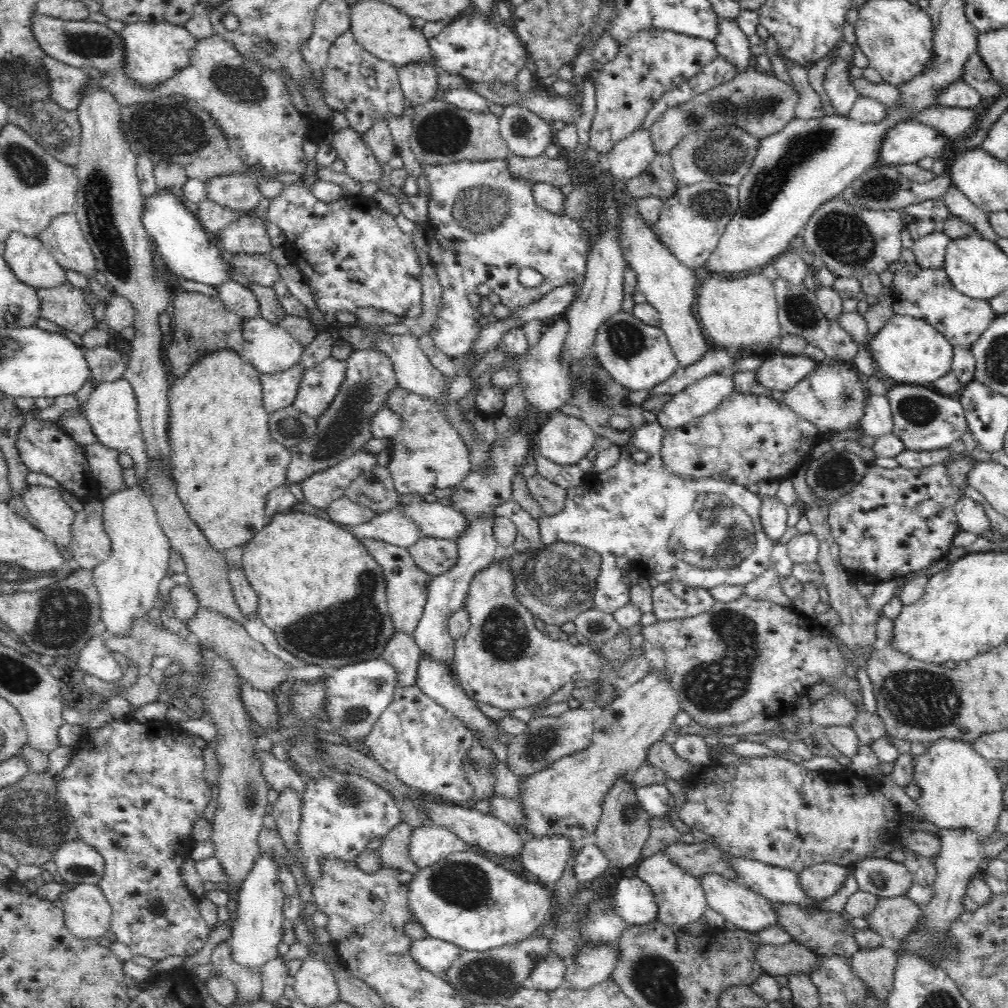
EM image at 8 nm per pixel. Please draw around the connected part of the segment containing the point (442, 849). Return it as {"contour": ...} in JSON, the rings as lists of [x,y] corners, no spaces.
{"contour":[[[418,826],[412,832],[410,840],[410,856],[416,868],[426,868],[434,862],[440,862],[448,854],[462,852],[468,848],[472,848],[468,842],[440,826]]]}

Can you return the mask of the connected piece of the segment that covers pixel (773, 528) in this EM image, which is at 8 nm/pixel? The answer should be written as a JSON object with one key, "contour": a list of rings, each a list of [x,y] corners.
{"contour":[[[778,496],[762,498],[762,526],[772,542],[780,542],[788,530],[788,506],[778,500]]]}

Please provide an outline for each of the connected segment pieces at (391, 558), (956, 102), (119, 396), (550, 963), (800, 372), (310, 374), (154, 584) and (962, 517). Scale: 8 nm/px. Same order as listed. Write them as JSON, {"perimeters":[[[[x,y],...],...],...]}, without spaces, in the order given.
{"perimeters":[[[[366,540],[362,542],[362,546],[366,546],[366,550],[374,556],[374,560],[384,568],[384,580],[386,580],[386,596],[388,596],[388,610],[392,614],[394,626],[396,630],[408,632],[410,636],[414,636],[414,630],[424,614],[426,602],[428,602],[428,592],[430,592],[430,582],[434,580],[432,574],[424,572],[416,560],[412,558],[408,548],[402,546],[390,546],[384,542],[374,542],[374,540]]],[[[964,78],[956,82],[948,82],[942,86],[938,96],[934,98],[934,106],[948,106],[948,108],[980,108],[982,94],[972,88]]],[[[120,378],[116,382],[96,384],[96,388],[90,394],[90,398],[88,398],[84,408],[86,408],[86,418],[88,418],[88,424],[90,424],[92,432],[94,432],[96,442],[106,446],[108,450],[116,450],[118,454],[132,456],[132,460],[136,464],[134,466],[136,474],[144,476],[144,480],[146,480],[146,468],[148,468],[150,456],[148,456],[148,446],[144,442],[144,434],[142,434],[136,392],[132,390],[130,382]]],[[[550,954],[536,964],[536,968],[530,974],[530,980],[534,984],[534,990],[550,992],[564,986],[564,978],[566,978],[564,974],[566,974],[566,964],[562,956]]],[[[772,356],[766,360],[764,368],[760,368],[756,374],[760,378],[760,384],[774,392],[776,396],[786,394],[788,390],[794,390],[798,382],[802,382],[806,376],[810,376],[818,368],[818,362],[810,356]]],[[[332,356],[326,358],[314,370],[304,372],[294,400],[294,408],[308,414],[310,418],[318,418],[338,394],[338,388],[344,382],[344,378],[346,362],[340,362]]],[[[140,484],[112,492],[100,502],[104,530],[112,540],[112,556],[92,570],[94,586],[100,594],[102,626],[108,630],[108,636],[124,636],[132,630],[130,626],[138,616],[146,616],[156,606],[158,586],[166,578],[172,546],[158,526],[152,500]]],[[[964,496],[962,500],[956,502],[956,516],[958,516],[958,526],[962,532],[970,532],[976,536],[982,536],[992,530],[992,522],[984,512],[984,506],[970,496]]]]}

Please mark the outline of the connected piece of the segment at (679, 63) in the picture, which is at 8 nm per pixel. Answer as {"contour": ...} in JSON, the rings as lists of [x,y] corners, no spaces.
{"contour":[[[662,30],[640,32],[628,48],[620,48],[616,60],[612,60],[596,80],[596,114],[590,130],[592,150],[606,156],[620,140],[642,128],[648,110],[664,92],[672,92],[716,58],[716,44],[708,38],[692,38]]]}

